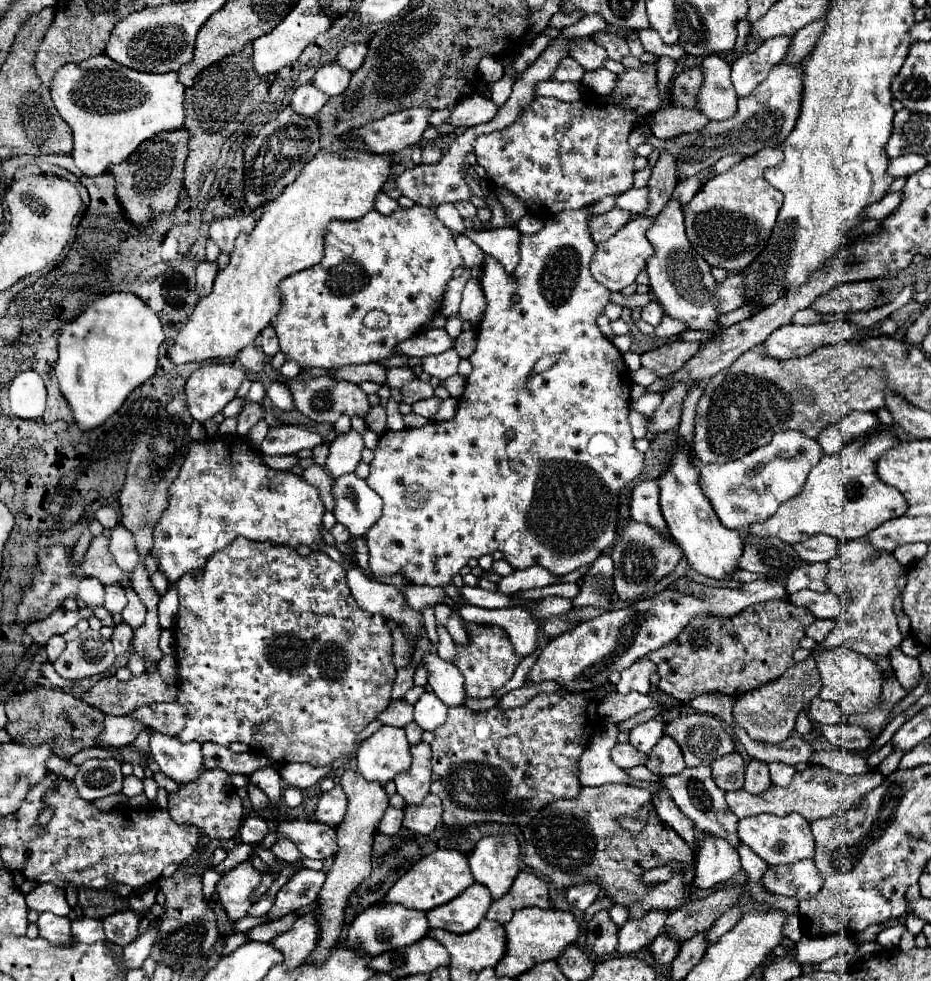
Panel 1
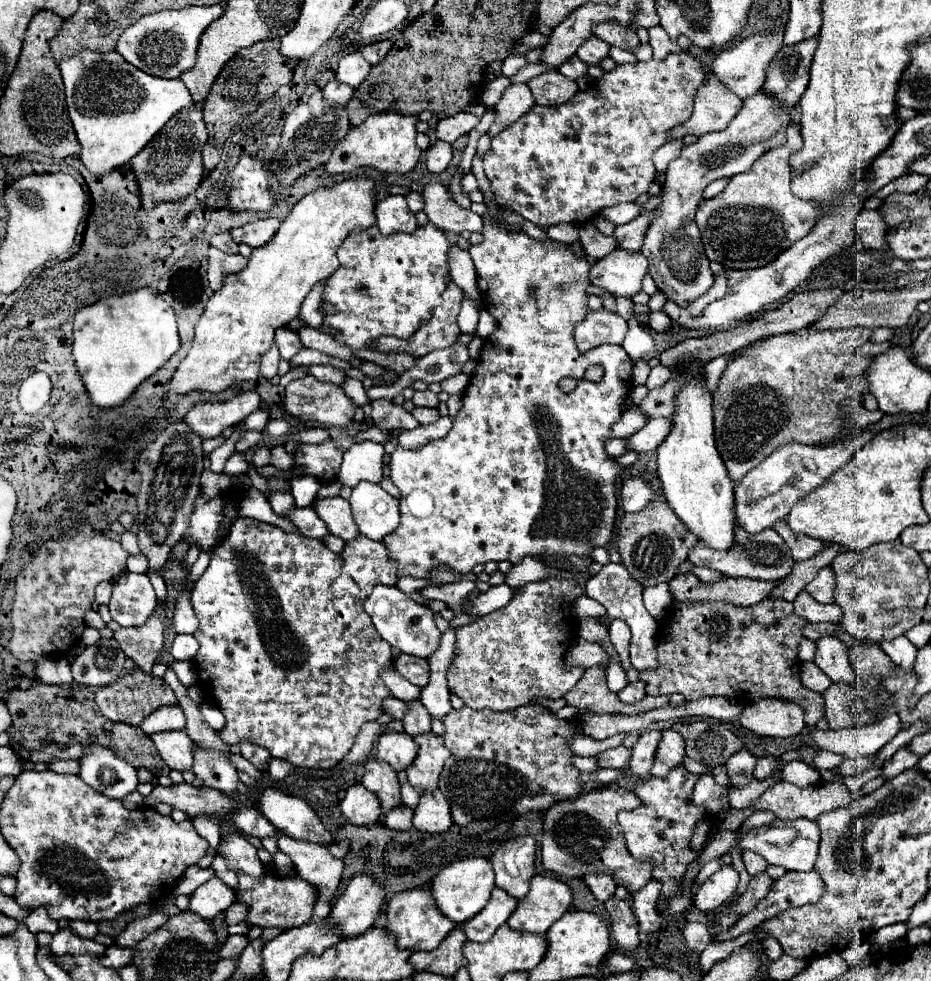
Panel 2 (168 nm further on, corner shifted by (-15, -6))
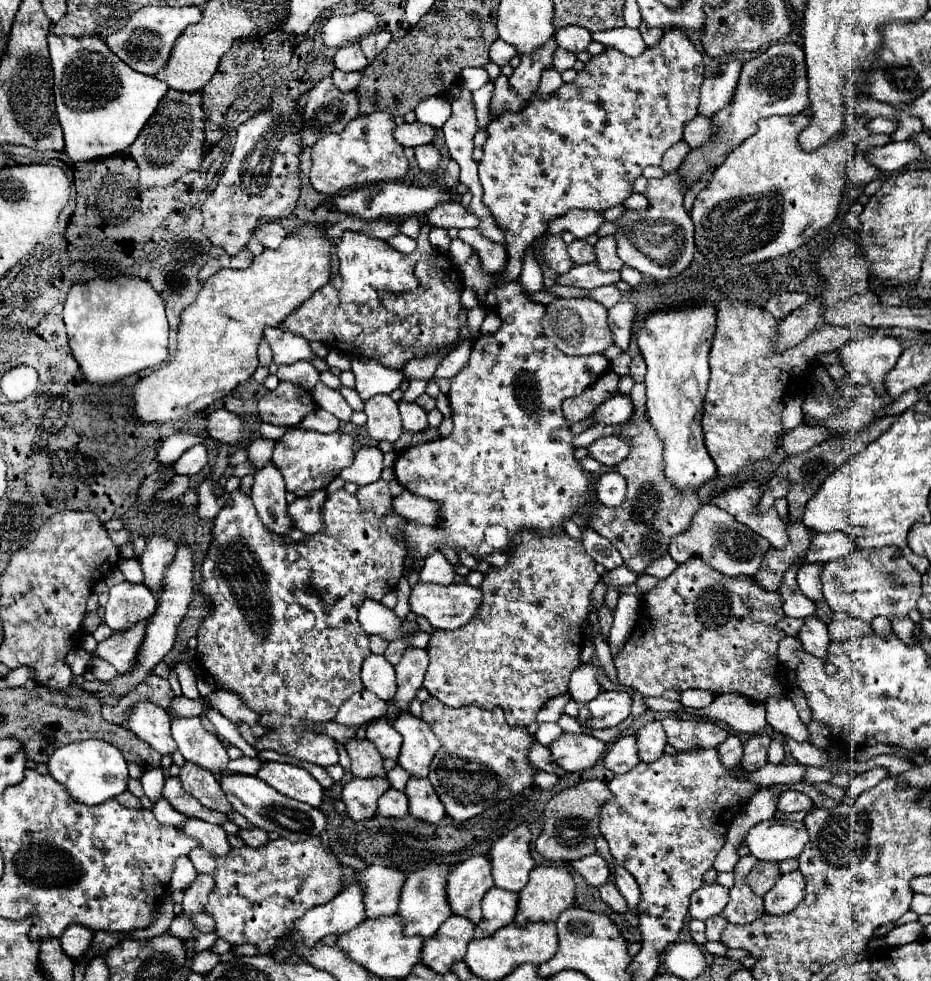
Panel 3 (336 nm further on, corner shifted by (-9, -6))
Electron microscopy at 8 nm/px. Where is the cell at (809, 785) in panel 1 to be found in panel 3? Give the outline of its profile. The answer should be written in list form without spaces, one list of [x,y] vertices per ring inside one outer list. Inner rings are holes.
[[[788,790],[788,792],[782,792],[782,802],[778,798],[778,812],[784,812],[784,814],[790,814],[790,812],[800,812],[800,810],[808,810],[812,806],[812,800],[798,792],[798,790]]]

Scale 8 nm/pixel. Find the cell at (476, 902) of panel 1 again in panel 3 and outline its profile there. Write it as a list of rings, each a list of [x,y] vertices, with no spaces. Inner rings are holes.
[[[492,888],[482,900],[482,920],[476,924],[474,938],[486,938],[494,930],[514,922],[518,908],[518,894],[502,888]]]

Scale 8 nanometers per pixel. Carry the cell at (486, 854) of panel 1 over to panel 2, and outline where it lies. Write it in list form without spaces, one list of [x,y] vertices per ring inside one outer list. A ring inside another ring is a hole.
[[[518,836],[504,842],[490,858],[496,872],[496,886],[518,900],[526,896],[530,878],[536,874],[534,844],[532,836]]]

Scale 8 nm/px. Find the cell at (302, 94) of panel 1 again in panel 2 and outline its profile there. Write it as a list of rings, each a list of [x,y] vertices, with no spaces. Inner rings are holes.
[[[336,80],[328,82],[328,84],[322,88],[322,98],[324,98],[324,102],[326,102],[326,104],[332,104],[332,106],[344,106],[344,104],[352,98],[352,94],[354,94],[352,88],[348,88],[348,86],[344,86],[344,84],[336,82]]]

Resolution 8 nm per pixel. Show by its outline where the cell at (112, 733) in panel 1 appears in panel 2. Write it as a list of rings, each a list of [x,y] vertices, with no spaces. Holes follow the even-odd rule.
[[[180,706],[158,708],[150,716],[146,716],[144,722],[140,724],[142,732],[148,736],[156,732],[164,732],[164,730],[184,730],[184,726],[186,726],[186,716]]]

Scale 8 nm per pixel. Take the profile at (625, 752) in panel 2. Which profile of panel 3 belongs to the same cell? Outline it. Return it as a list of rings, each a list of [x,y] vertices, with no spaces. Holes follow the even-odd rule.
[[[564,732],[560,738],[556,738],[550,746],[550,756],[554,758],[554,764],[558,764],[566,772],[578,772],[592,768],[598,758],[604,756],[606,744],[592,734],[570,734]]]

